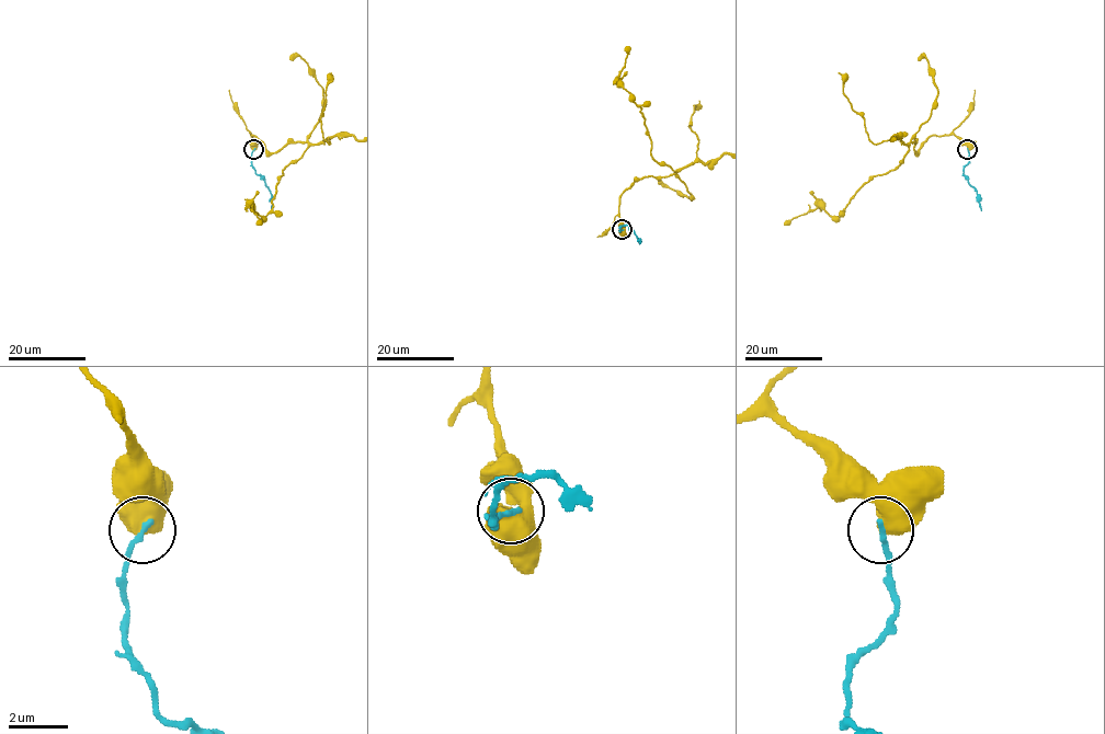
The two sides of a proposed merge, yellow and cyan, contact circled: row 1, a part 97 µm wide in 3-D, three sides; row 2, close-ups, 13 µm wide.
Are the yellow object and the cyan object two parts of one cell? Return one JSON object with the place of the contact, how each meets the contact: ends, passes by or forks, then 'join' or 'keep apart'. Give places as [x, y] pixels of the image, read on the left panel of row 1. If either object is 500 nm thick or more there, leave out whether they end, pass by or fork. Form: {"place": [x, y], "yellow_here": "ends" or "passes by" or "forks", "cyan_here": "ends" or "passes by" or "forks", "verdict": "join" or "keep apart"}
{"place": [253, 149], "verdict": "keep apart"}

